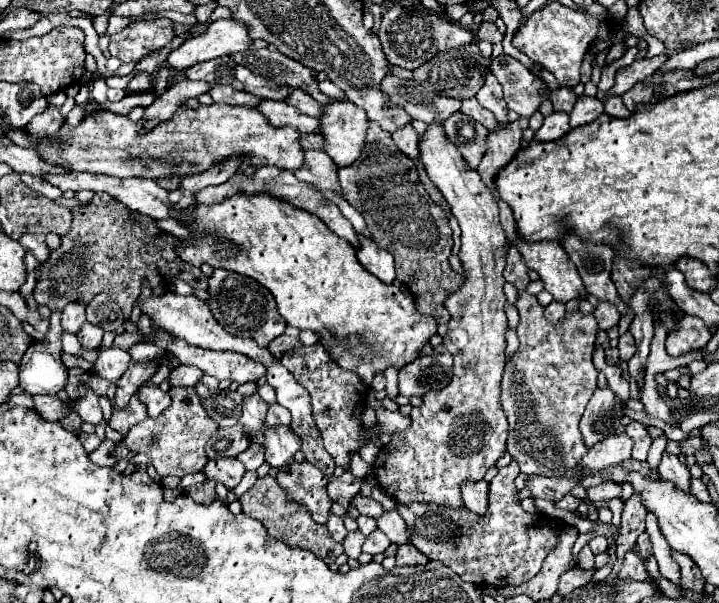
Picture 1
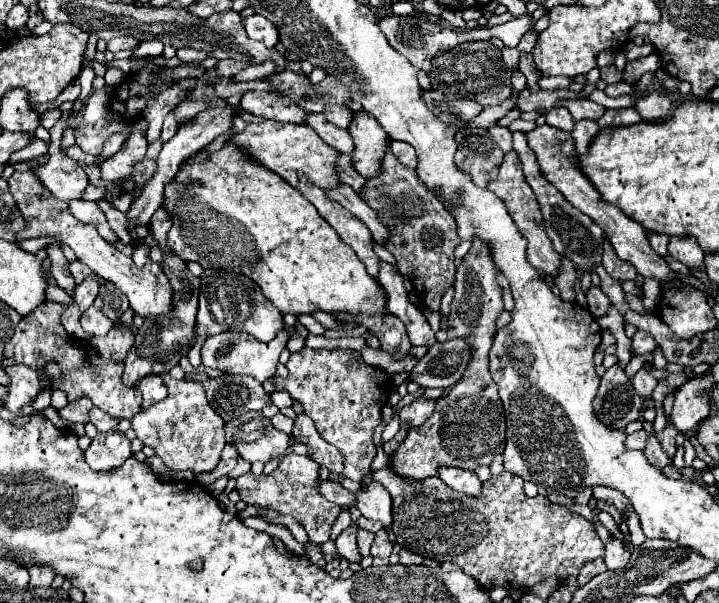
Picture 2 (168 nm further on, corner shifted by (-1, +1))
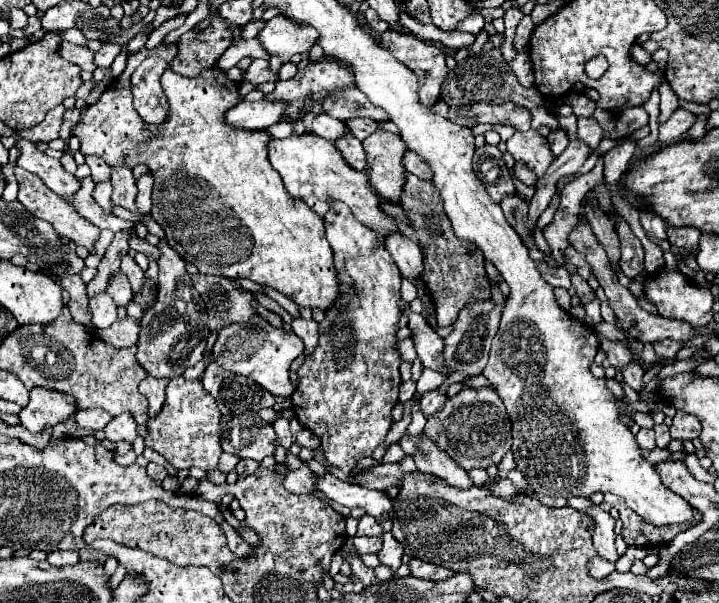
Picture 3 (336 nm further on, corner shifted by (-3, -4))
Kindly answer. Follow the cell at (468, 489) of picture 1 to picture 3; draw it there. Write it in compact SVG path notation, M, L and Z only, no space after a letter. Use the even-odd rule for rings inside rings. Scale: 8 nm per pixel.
M405 433L399 445L405 451L405 455L413 457L419 471L437 475L451 487L469 489L473 485L473 481L467 477L467 471L461 465L457 465L443 449L439 449L435 441L431 441L423 433L419 433L417 437Z

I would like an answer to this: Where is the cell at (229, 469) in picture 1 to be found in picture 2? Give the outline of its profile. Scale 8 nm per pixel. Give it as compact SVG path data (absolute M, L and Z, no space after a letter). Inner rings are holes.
M289 452L281 458L279 466L271 474L253 476L251 472L237 478L237 492L245 504L261 506L261 508L275 508L281 514L293 514L297 510L297 522L307 530L307 536L311 542L323 544L331 536L331 526L341 512L337 504L329 504L319 492L319 466L309 456L299 456L295 452Z

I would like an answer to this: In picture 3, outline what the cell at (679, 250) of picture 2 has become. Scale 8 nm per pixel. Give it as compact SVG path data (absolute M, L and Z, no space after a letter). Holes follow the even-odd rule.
M667 223L665 229L667 229L667 241L671 245L685 247L685 249L691 249L693 253L697 253L699 237L701 237L699 229L695 229L695 227L673 227L671 223Z

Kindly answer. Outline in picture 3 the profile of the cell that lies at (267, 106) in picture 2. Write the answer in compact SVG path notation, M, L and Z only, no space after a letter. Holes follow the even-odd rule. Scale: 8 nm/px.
M329 115L315 117L315 135L323 137L323 139L329 139L329 141L337 141L339 137L343 137L347 133L351 133L351 131L349 131L345 121L333 119Z

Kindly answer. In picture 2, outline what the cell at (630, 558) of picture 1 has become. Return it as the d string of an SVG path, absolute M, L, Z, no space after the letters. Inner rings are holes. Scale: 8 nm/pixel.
M613 538L609 544L605 544L605 564L609 570L617 570L617 568L625 568L625 564L629 562L631 554L627 552L625 544L617 538Z

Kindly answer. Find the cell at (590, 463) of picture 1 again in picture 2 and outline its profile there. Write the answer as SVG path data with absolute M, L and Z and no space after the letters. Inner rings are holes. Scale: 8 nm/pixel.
M645 430L629 434L627 440L625 440L625 448L629 448L629 450L643 450L645 448L645 436L647 436Z

